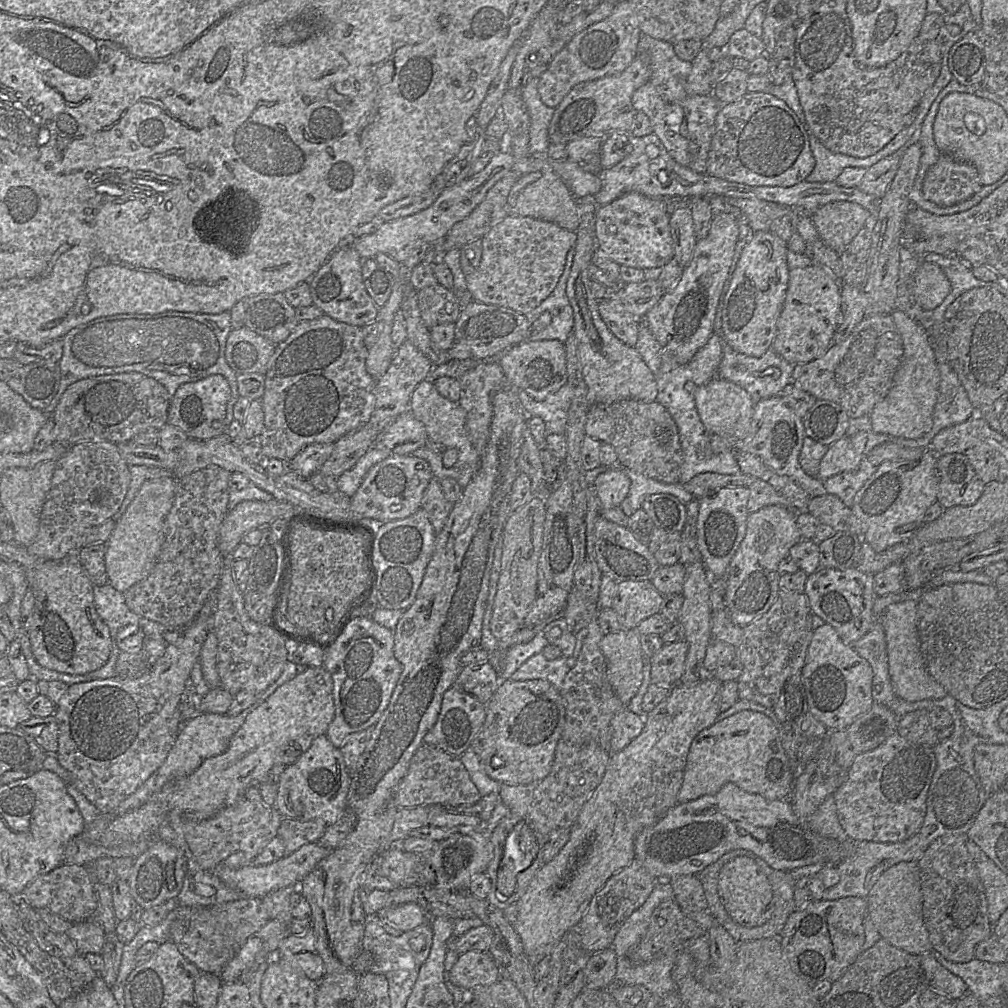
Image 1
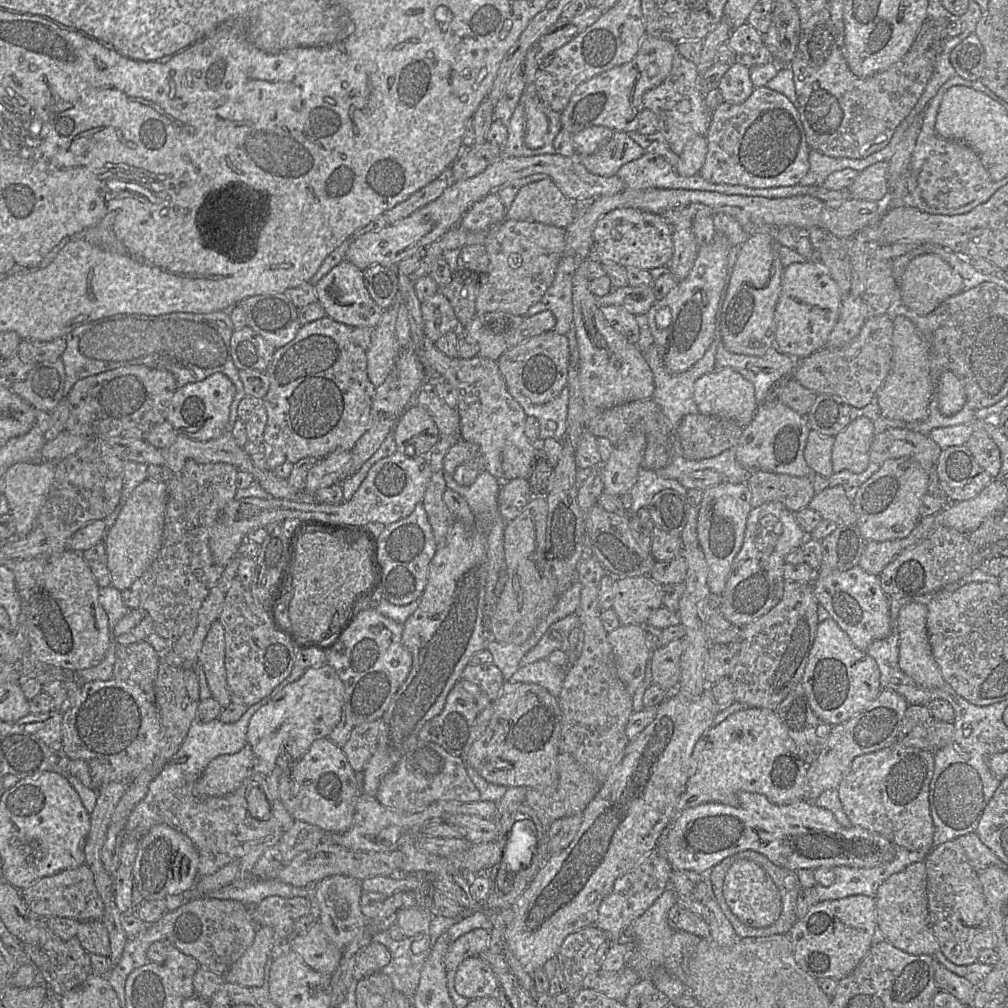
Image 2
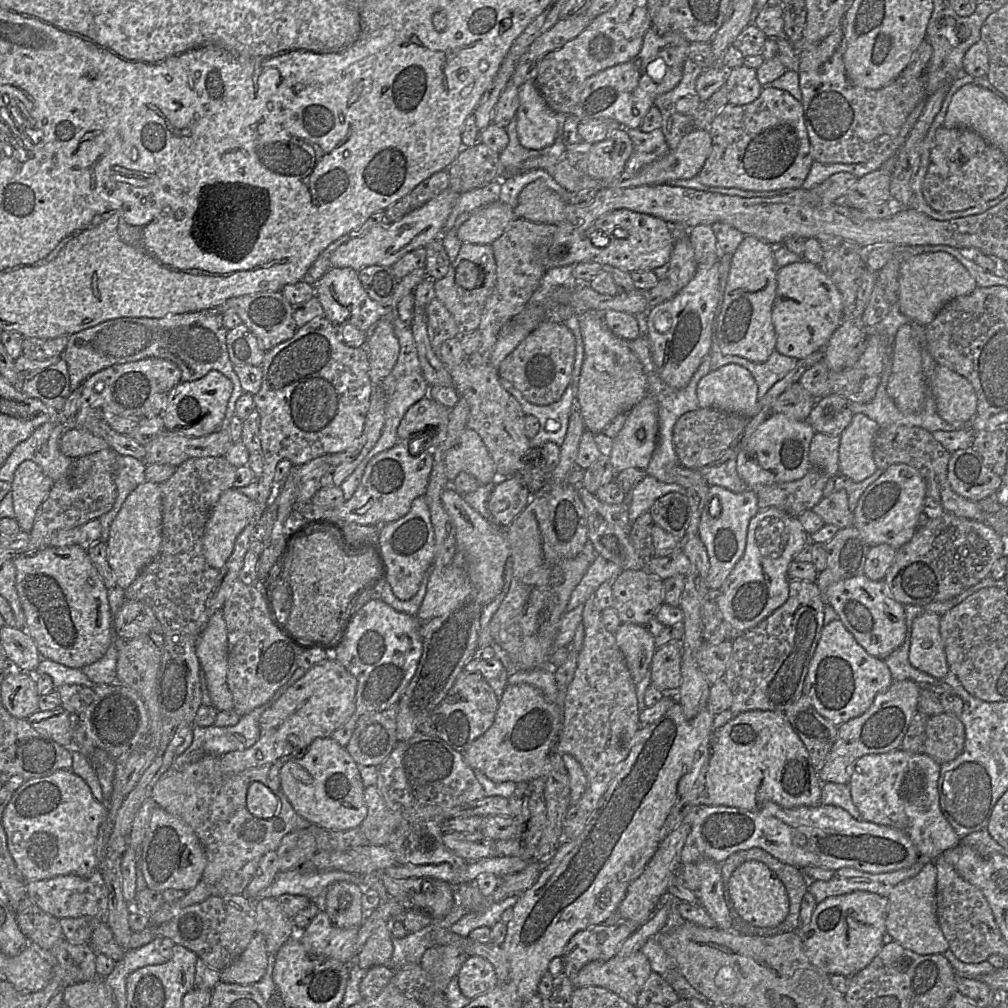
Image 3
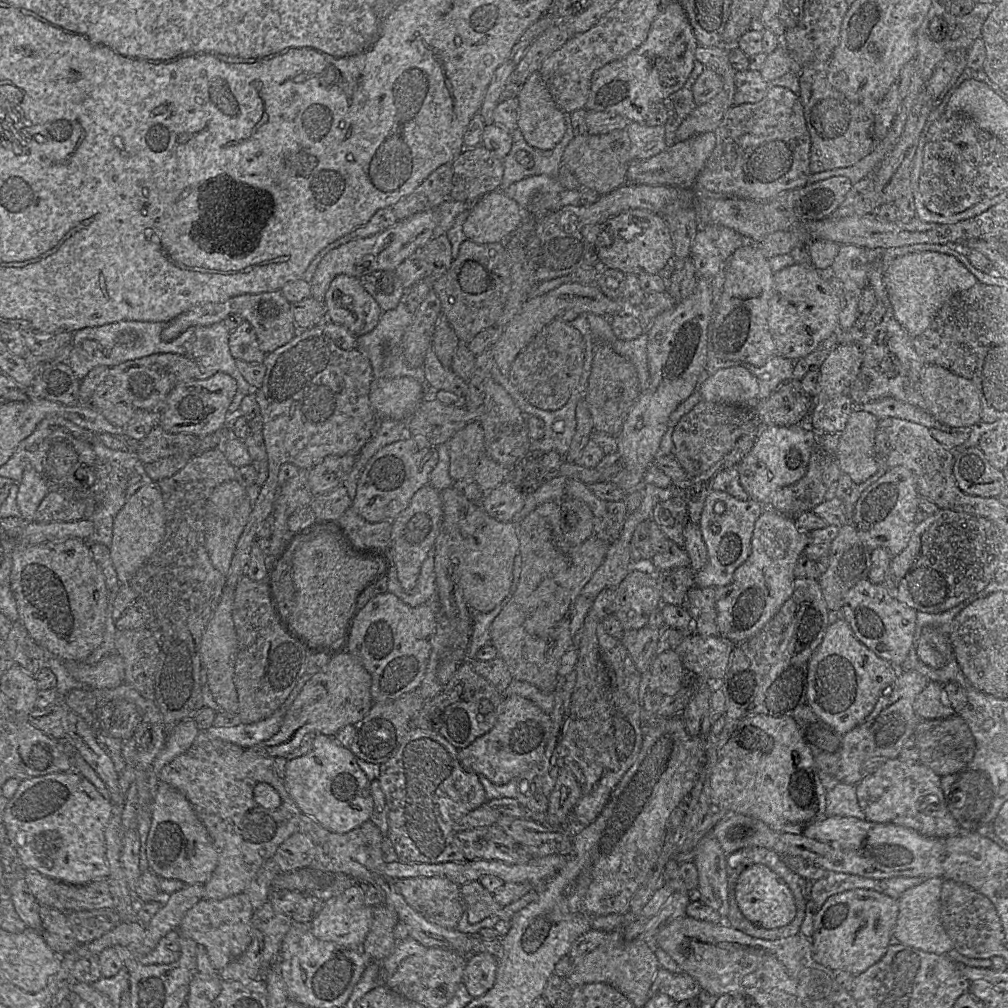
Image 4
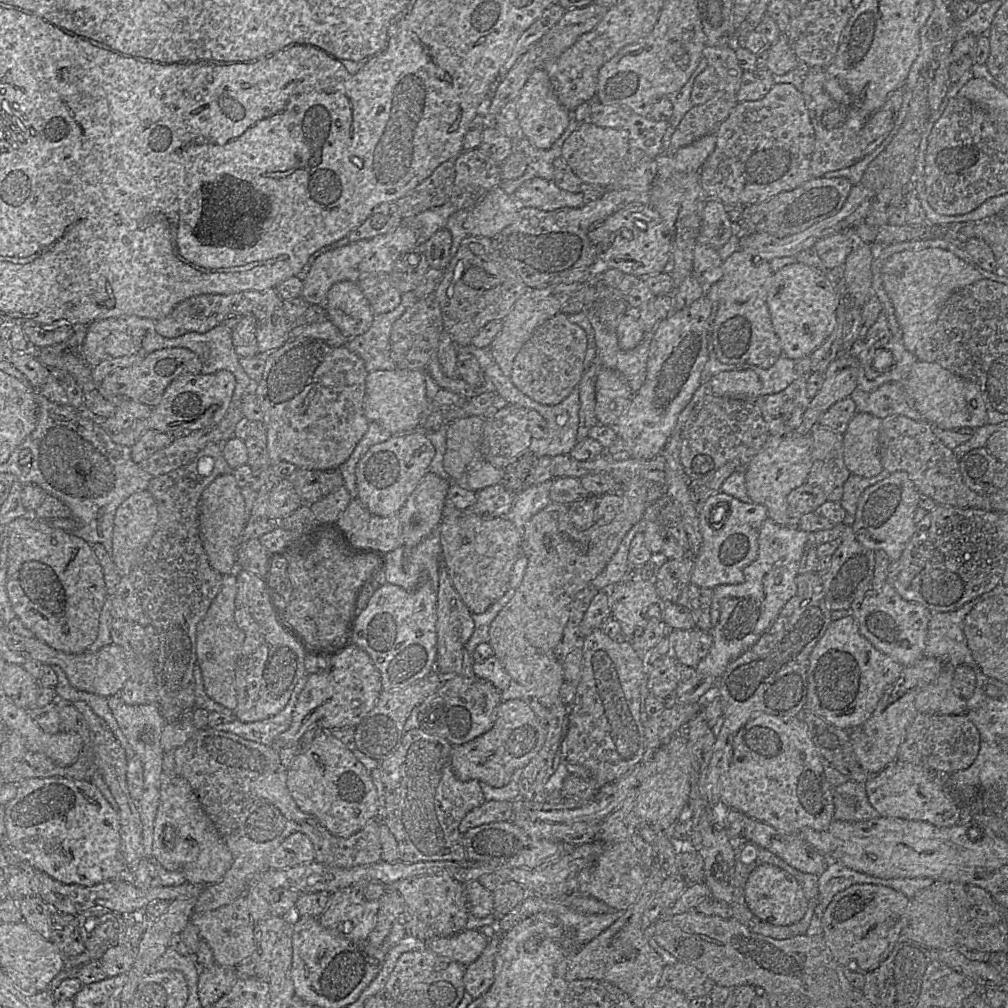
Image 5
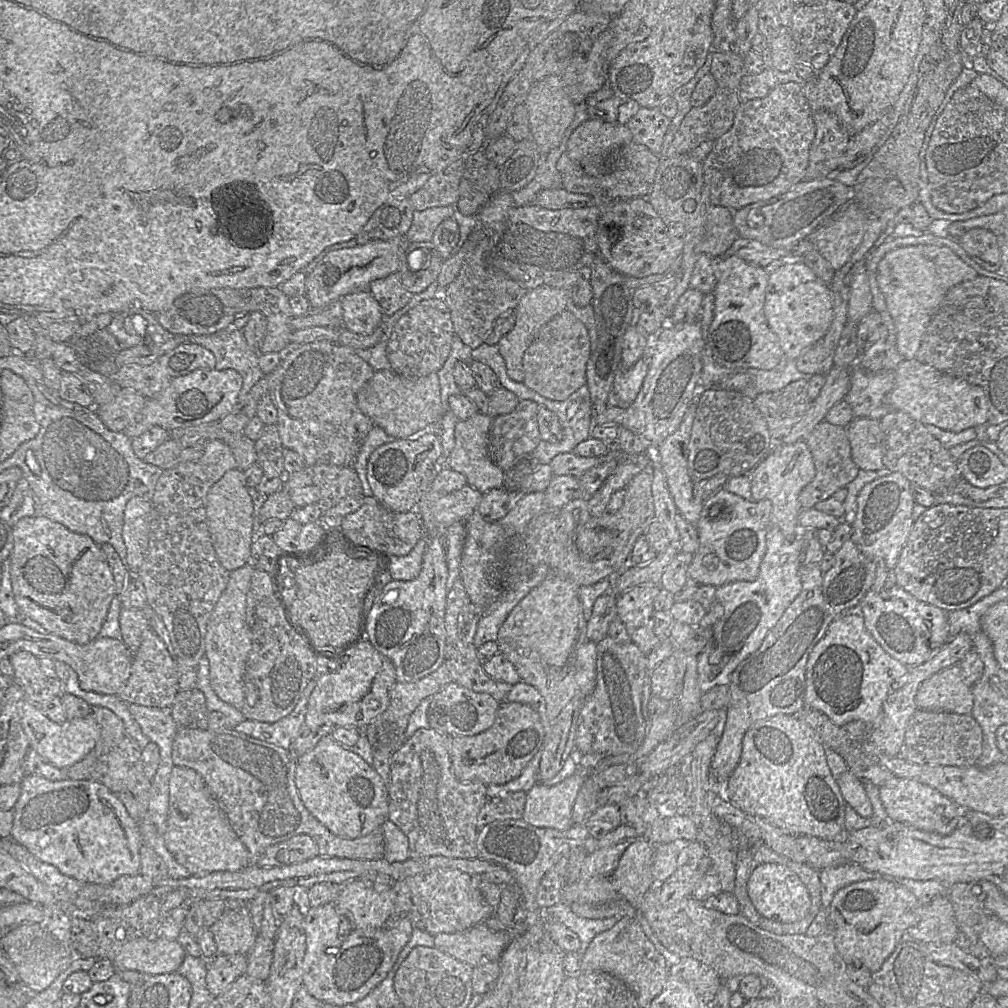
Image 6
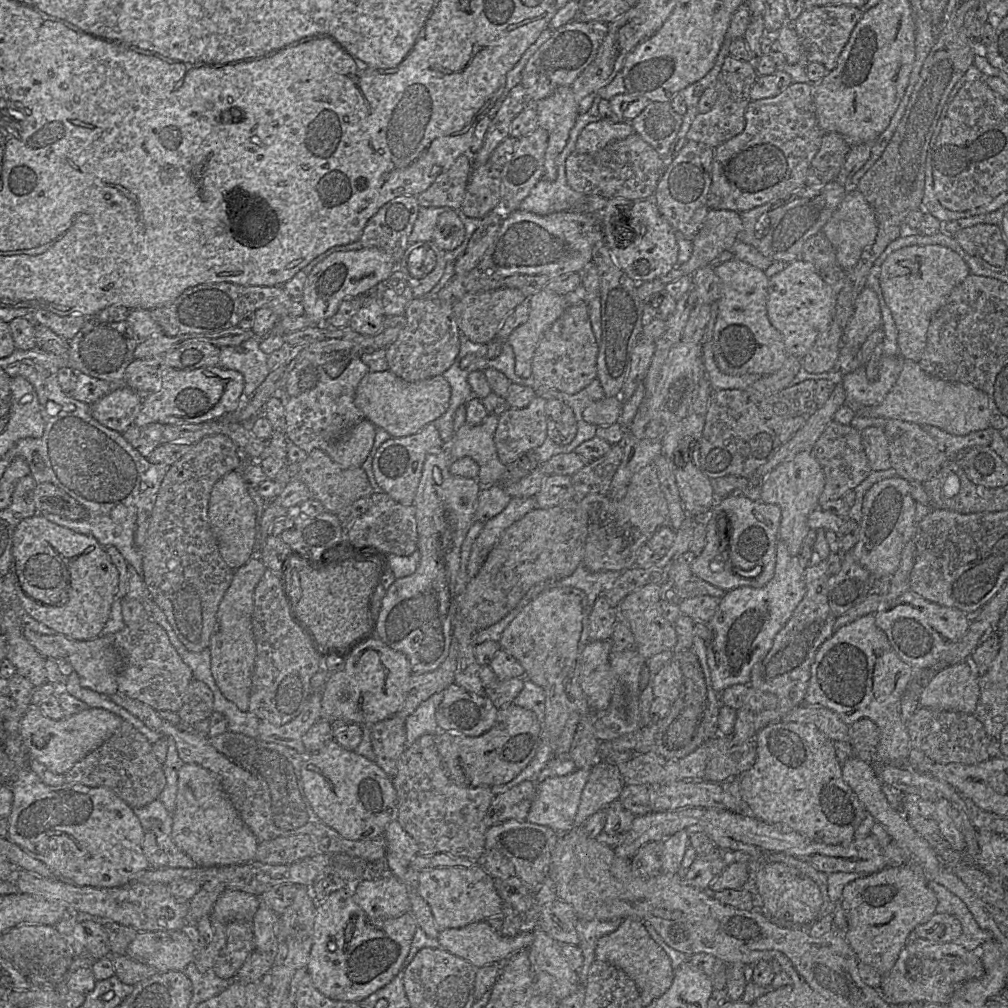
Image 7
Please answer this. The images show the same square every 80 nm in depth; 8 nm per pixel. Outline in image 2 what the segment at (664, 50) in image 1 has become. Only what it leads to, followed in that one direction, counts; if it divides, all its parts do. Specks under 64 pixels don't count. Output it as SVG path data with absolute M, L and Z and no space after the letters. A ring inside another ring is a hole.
M676 52L670 75L660 85L646 91L642 97L644 108L651 110L657 116L658 131L664 136L670 149L678 156L692 137L707 135L711 122L713 111L705 103L705 95L699 87L699 77L697 65ZM681 100L690 101L691 110L689 112L678 112L676 105Z

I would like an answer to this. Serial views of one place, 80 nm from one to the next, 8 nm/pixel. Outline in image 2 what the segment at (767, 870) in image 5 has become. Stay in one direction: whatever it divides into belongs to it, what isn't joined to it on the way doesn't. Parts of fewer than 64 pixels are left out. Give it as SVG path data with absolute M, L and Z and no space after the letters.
M739 860L728 869L722 887L731 912L745 925L762 928L772 925L780 916L782 902L779 890L765 870L750 860Z

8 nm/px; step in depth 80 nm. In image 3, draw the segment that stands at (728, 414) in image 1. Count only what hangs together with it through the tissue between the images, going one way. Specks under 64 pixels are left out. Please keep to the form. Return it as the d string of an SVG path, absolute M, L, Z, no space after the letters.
M738 364L710 371L698 382L699 408L717 408L751 417L757 412L758 385L751 372Z

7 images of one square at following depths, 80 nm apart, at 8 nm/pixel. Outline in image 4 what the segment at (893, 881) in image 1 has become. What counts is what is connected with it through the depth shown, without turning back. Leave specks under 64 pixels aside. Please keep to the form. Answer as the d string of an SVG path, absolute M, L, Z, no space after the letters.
M926 878L921 884L906 890L898 899L899 914L893 928L893 937L901 943L924 952L945 954L953 949L940 917L940 896L943 878Z

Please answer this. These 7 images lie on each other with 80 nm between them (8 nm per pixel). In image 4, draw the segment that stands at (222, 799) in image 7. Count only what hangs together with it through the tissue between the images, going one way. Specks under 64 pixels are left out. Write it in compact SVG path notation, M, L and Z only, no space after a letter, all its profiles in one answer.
M158 782L153 794L145 854L148 868L155 875L180 880L187 886L204 885L217 865L217 851L191 804L180 791L164 782Z

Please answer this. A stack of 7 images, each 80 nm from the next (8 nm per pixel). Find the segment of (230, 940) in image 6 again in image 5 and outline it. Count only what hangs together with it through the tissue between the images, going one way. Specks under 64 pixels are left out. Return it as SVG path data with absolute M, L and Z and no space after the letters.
M246 896L212 911L193 913L190 921L197 926L200 938L210 946L216 964L236 967L253 954L256 924L250 916Z

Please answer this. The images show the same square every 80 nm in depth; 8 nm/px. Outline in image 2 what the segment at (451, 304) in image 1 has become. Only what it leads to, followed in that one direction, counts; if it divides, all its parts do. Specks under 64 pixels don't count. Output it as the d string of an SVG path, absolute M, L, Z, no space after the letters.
M438 291L432 297L421 302L421 312L424 323L424 332L426 337L432 342L436 342L441 336L449 331L456 331L459 327L459 321L449 300Z

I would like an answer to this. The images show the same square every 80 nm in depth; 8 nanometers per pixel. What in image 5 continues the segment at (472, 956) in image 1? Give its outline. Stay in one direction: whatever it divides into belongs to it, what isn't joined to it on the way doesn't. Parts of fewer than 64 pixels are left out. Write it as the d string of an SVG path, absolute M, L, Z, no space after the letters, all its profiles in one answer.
M498 937L490 939L481 955L467 965L464 984L465 990L477 999L484 995L495 981L495 958L498 953Z

